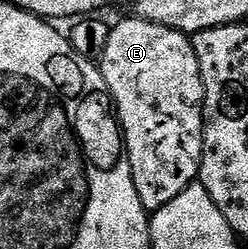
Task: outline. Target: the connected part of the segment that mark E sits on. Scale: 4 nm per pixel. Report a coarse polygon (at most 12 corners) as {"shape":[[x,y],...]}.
{"shape":[[122,19],[100,70],[148,213],[202,170],[191,36]]}

